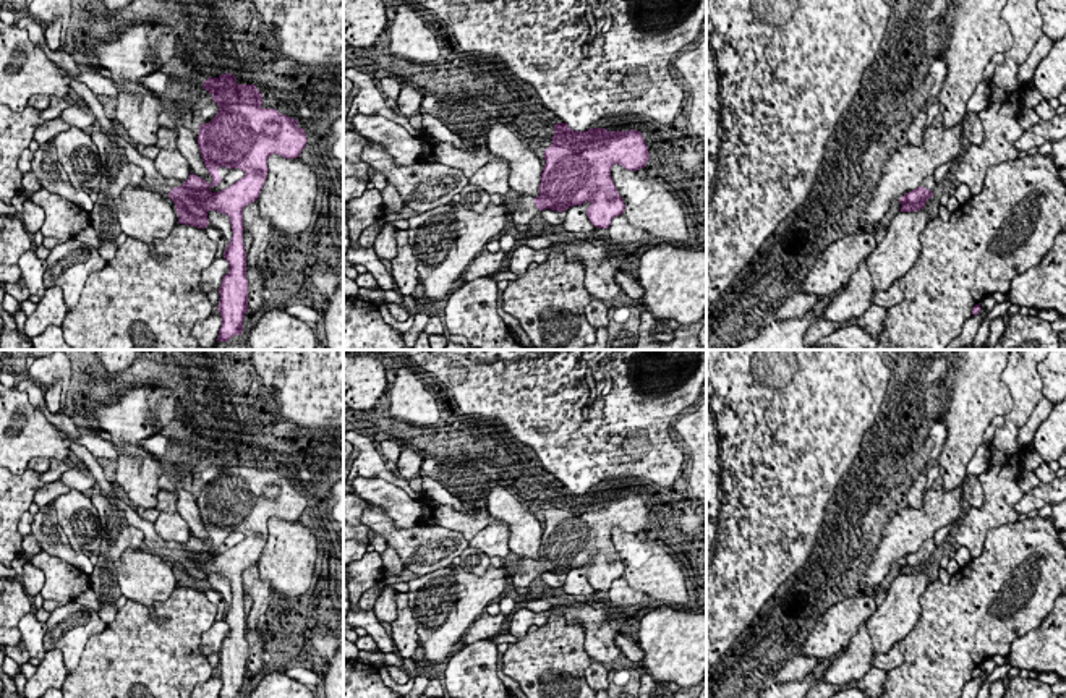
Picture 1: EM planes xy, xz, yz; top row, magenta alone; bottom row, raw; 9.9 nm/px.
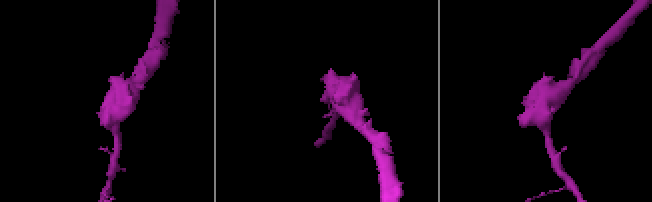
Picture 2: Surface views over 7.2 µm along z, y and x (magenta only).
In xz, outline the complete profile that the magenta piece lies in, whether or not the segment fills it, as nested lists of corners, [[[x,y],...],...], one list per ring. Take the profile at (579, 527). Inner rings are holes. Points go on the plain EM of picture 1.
[[[569,486],[554,487],[552,507],[543,517],[546,528],[541,536],[539,559],[522,559],[514,565],[510,580],[518,588],[528,588],[544,572],[564,575],[588,564],[586,578],[590,585],[596,591],[609,591],[611,583],[625,573],[624,562],[612,544],[611,531],[619,526],[637,534],[645,531],[650,521],[642,494],[608,494],[606,491],[574,494]]]

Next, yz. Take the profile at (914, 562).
[[[927,539],[917,552],[906,555],[899,565],[901,575],[915,575],[925,570],[925,565],[936,555],[935,539]]]

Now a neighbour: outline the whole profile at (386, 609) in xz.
[[[386,585],[376,599],[376,604],[373,607],[374,615],[377,617],[379,622],[386,622],[392,625],[397,620],[399,615],[399,607],[397,607],[397,596],[399,593]]]

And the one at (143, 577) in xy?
[[[126,549],[115,562],[122,594],[146,606],[154,620],[156,601],[167,598],[178,586],[175,567],[160,554]]]

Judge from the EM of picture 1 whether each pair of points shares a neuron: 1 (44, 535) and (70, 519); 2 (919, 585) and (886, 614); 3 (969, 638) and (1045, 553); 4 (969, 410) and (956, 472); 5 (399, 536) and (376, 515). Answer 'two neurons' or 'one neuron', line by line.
1: two neurons
2: one neuron
3: one neuron
4: one neuron
5: one neuron

